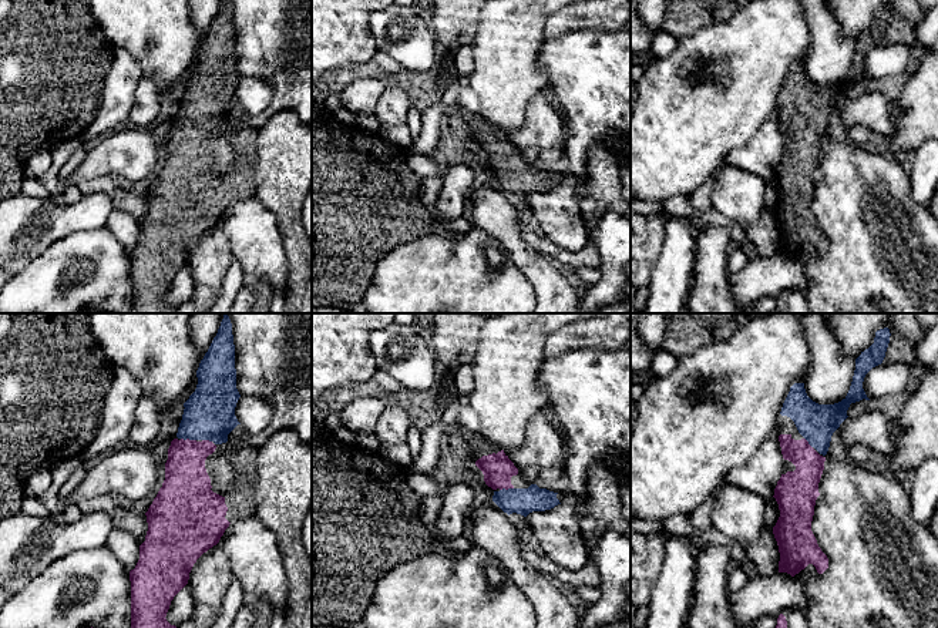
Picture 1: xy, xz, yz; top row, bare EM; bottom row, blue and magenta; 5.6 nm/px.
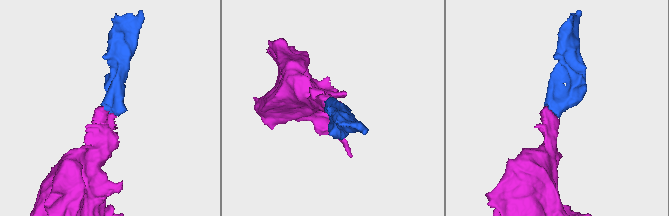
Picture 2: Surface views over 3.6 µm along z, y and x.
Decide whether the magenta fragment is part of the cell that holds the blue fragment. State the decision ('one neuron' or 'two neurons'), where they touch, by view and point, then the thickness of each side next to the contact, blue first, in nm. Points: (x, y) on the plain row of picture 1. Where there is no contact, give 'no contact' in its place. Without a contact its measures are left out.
one neuron; contact xy (188, 118); calibres 280 and 260 nm

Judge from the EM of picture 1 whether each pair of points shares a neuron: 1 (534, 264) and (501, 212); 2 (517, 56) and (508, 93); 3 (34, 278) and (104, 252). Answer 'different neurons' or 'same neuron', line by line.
1: same neuron
2: same neuron
3: same neuron

